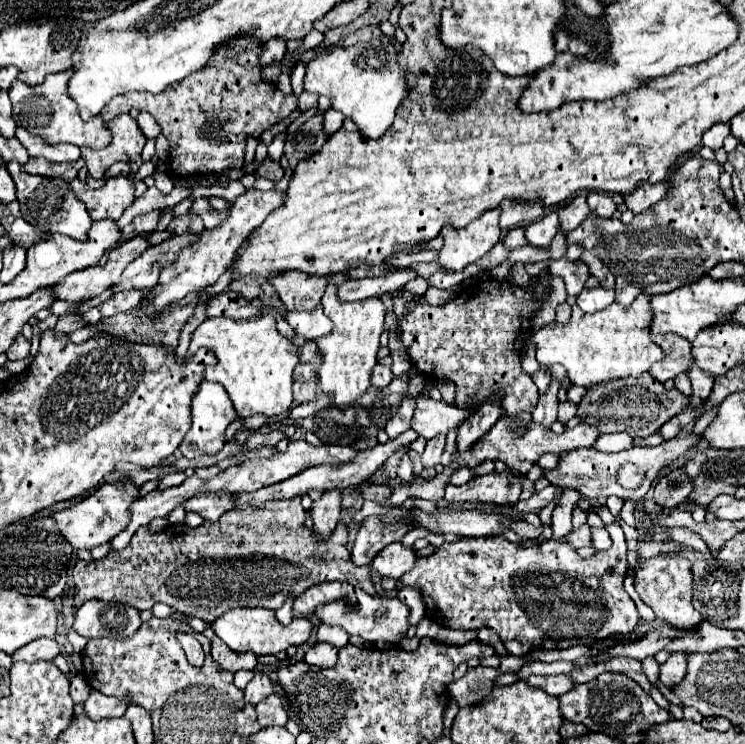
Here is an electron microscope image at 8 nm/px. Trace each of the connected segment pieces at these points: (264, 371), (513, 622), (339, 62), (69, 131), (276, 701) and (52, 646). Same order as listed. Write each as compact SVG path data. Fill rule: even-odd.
M263 314L255 320L237 322L227 318L207 318L193 332L185 360L191 360L191 356L201 346L215 352L217 358L217 364L205 370L205 380L223 384L239 418L251 418L255 414L275 418L279 414L289 412L293 402L293 368L299 362L297 346L293 346L287 338L279 334L277 322L271 314Z
M565 490L563 504L557 504L553 510L557 530L553 530L553 536L541 546L521 548L505 538L461 538L457 542L443 542L431 556L417 558L413 570L397 580L397 590L405 586L417 588L425 600L427 618L441 626L453 624L453 630L479 630L483 626L493 628L513 656L527 654L537 646L561 650L617 634L629 634L639 622L639 612L623 588L623 580L627 576L627 544L623 530L616 523L606 525L605 528L613 538L613 546L589 560L579 558L573 546L565 540L573 530L571 512L577 506L577 500L577 492Z
M379 40L355 44L349 48L333 48L325 56L317 56L307 64L303 90L317 96L327 96L331 108L353 120L363 136L379 138L387 132L395 118L399 102L407 96L405 74L397 66L397 50L383 46Z
M71 70L49 74L43 84L29 86L21 80L15 80L9 88L9 98L13 104L13 114L17 120L17 126L25 128L27 132L43 138L47 144L75 144L75 146L87 146L87 148L103 148L107 146L107 140L111 134L107 132L107 124L97 116L95 120L83 122L79 116L79 110L75 108L75 102L67 96L67 80L71 78Z
M271 694L267 696L267 700L259 702L255 706L255 712L257 712L257 722L267 728L267 726L285 726L287 722L287 712L283 708L283 702L277 694Z
M39 638L15 652L13 662L37 662L37 660L53 660L59 654L59 644L51 638Z

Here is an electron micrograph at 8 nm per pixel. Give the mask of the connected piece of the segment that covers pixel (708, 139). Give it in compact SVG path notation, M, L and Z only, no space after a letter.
M715 124L703 134L701 144L711 150L719 150L723 146L723 140L727 134L729 134L729 124Z

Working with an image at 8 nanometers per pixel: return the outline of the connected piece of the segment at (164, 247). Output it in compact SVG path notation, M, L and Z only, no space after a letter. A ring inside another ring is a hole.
M185 232L185 234L177 234L171 240L165 240L161 244L157 244L155 248L149 248L147 252L143 252L139 258L135 258L123 272L123 280L113 288L115 292L123 292L123 290L149 290L157 284L159 280L159 272L165 266L175 264L179 252L183 248L189 248L191 244L195 244L199 240L199 234L193 232Z

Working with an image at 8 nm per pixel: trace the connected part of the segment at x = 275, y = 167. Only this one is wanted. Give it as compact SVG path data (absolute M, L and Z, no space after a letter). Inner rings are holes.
M265 160L259 168L257 168L257 172L255 172L257 176L267 176L267 178L275 178L275 180L281 180L283 178L283 168L279 166L279 164L275 164L275 162L269 162L269 160Z

